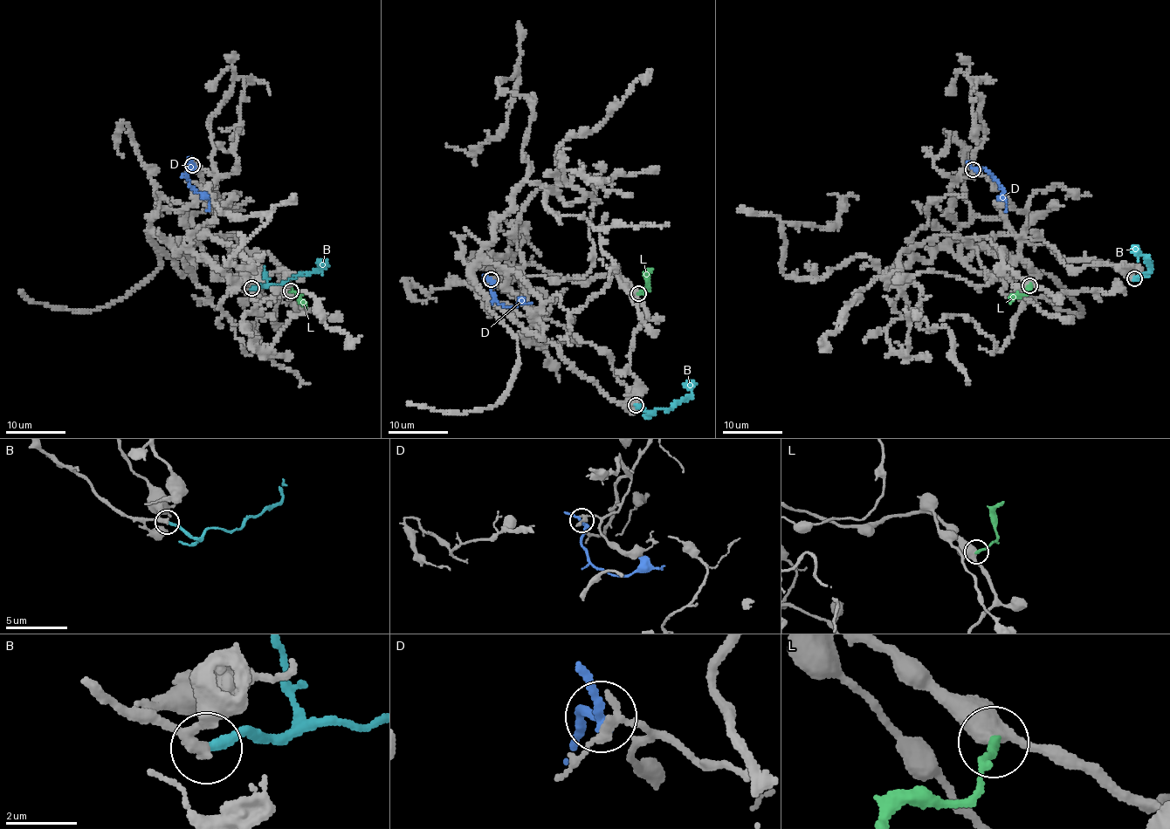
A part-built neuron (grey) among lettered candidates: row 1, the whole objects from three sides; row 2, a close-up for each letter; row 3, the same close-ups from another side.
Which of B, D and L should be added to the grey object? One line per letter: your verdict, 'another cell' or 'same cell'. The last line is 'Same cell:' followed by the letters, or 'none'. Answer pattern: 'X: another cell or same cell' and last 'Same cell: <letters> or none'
B: same cell
D: another cell
L: another cell
Same cell: B

